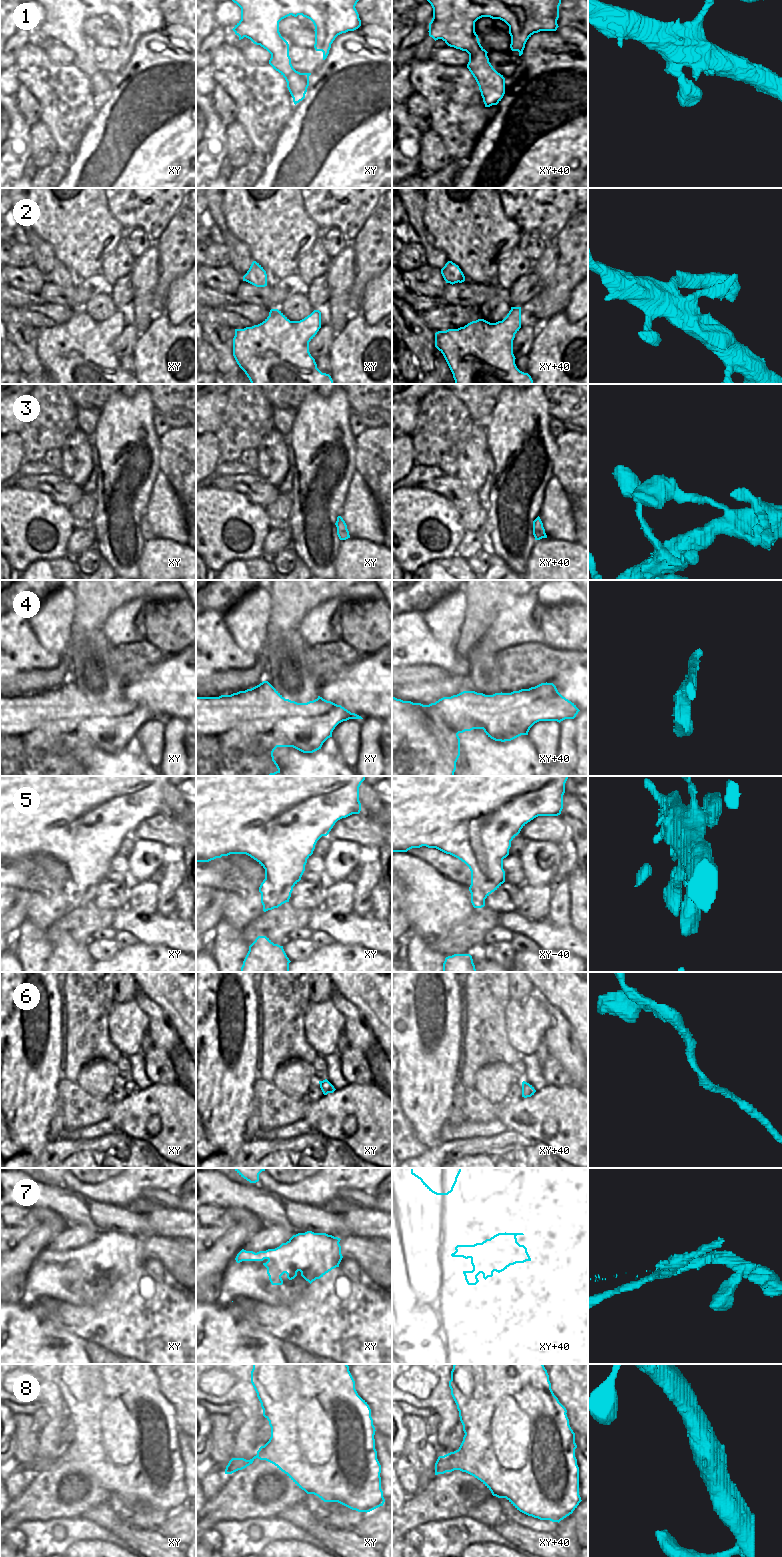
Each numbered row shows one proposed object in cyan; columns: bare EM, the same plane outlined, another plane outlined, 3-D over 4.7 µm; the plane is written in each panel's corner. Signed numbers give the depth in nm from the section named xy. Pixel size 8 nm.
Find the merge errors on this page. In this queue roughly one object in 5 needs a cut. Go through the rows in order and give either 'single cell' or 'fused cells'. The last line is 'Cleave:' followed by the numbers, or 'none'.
1: single cell
2: fused cells
3: single cell
4: single cell
5: single cell
6: single cell
7: fused cells
8: single cell
Cleave: 2, 7

